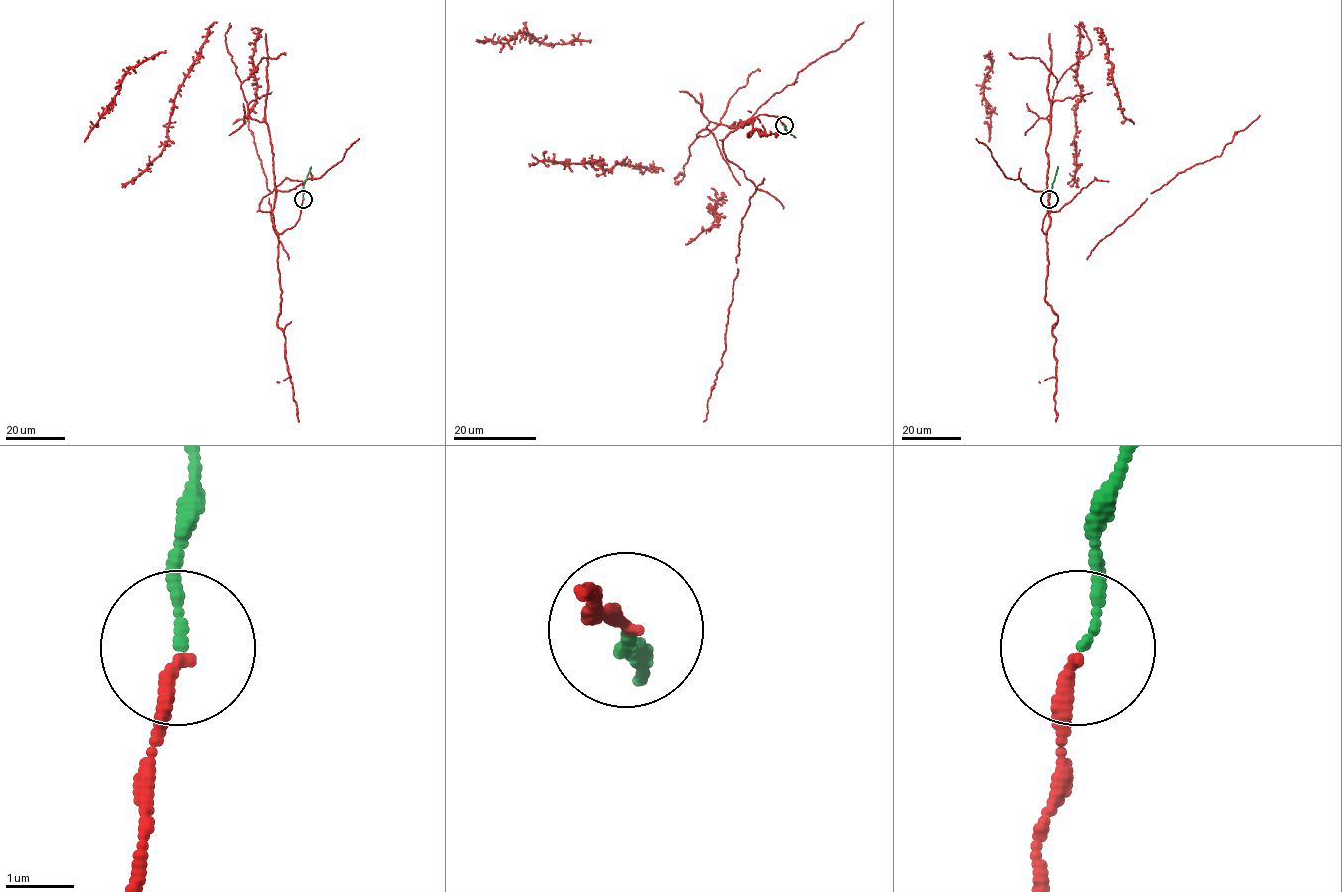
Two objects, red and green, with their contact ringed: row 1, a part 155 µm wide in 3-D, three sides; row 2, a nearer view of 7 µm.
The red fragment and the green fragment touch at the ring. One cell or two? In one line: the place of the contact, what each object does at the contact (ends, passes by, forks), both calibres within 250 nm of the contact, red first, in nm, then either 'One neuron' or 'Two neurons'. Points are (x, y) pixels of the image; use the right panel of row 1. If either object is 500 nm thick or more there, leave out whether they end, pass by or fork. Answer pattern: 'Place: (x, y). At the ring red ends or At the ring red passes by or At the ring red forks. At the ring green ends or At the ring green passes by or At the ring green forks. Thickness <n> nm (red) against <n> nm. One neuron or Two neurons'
Place: (1049, 199). At the ring red ends. At the ring green ends. Thickness 200 nm (red) against 120 nm. One neuron

